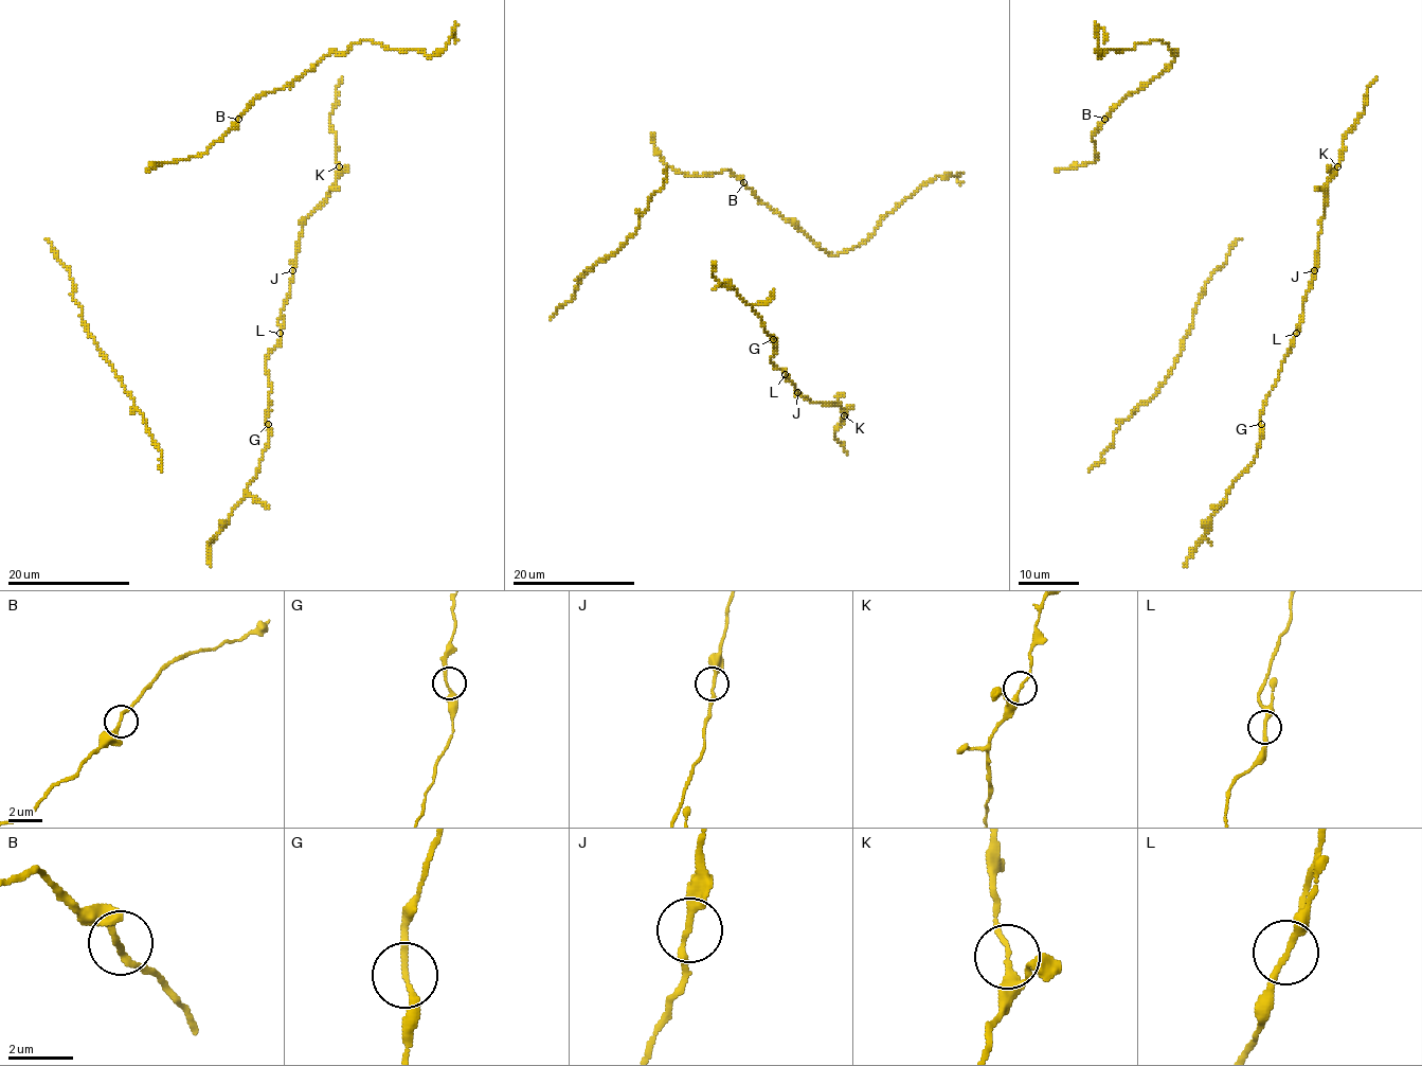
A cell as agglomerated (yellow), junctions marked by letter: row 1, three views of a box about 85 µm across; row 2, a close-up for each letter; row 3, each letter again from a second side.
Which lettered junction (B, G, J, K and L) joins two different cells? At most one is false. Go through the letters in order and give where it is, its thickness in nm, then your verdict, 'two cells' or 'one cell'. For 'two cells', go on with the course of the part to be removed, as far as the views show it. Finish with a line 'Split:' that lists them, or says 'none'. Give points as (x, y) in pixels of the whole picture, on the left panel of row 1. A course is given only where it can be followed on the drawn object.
B: place (238, 119); calibre 200 nm; one cell
G: place (268, 424); calibre 220 nm; one cell
J: place (292, 270); calibre 220 nm; one cell
K: place (339, 166); calibre 200 nm; one cell
L: place (280, 333); calibre 200 nm; one cell
Split: none

